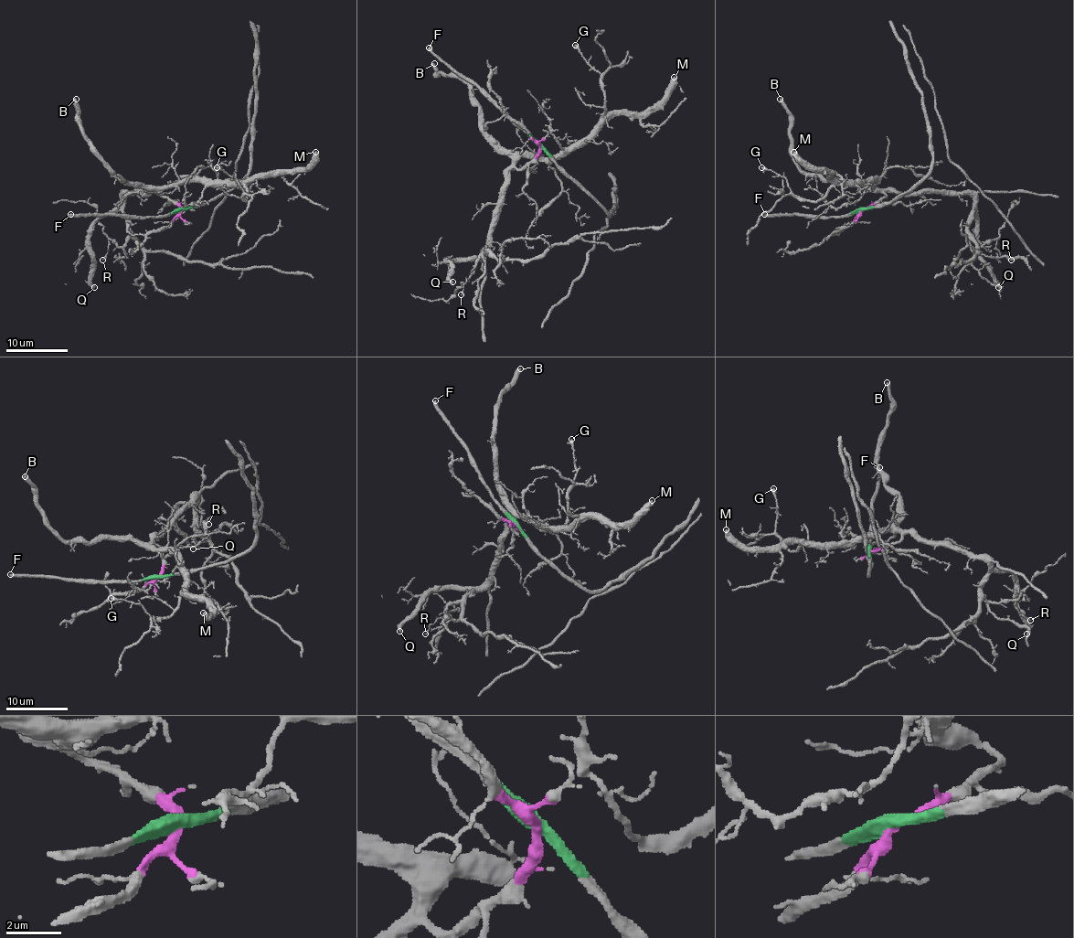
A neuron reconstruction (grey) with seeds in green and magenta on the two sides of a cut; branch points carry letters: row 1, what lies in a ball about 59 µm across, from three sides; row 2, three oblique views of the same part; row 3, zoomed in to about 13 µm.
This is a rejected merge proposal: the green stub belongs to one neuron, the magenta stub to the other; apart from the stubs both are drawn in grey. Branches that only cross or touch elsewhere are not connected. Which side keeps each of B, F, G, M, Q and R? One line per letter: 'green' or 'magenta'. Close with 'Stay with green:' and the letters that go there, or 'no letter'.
B: magenta
F: green
G: magenta
M: magenta
Q: magenta
R: magenta
Stay with green: F

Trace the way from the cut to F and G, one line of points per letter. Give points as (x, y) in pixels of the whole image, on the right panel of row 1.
F: (862, 210), (845, 216), (764, 213)
G: (862, 210), (885, 195), (873, 185), (874, 180), (838, 182), (815, 200), (800, 199), (784, 177), (760, 166)

